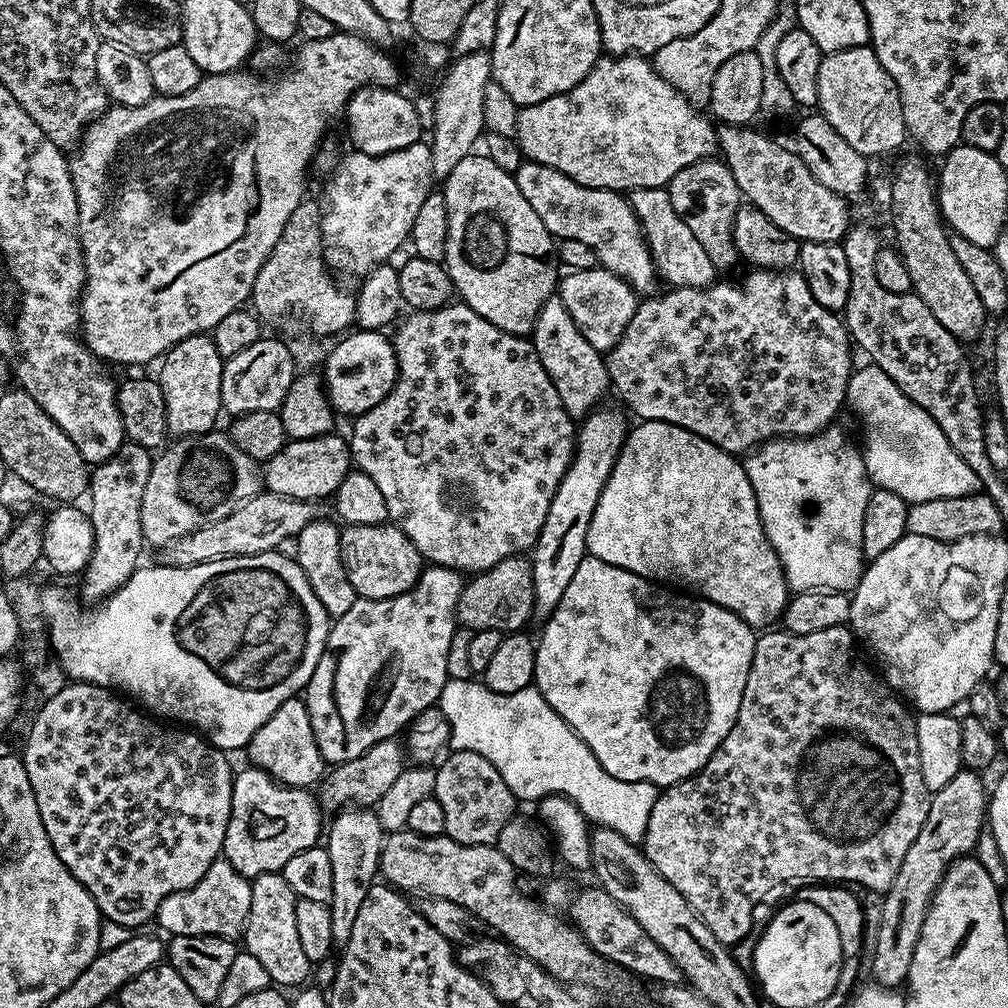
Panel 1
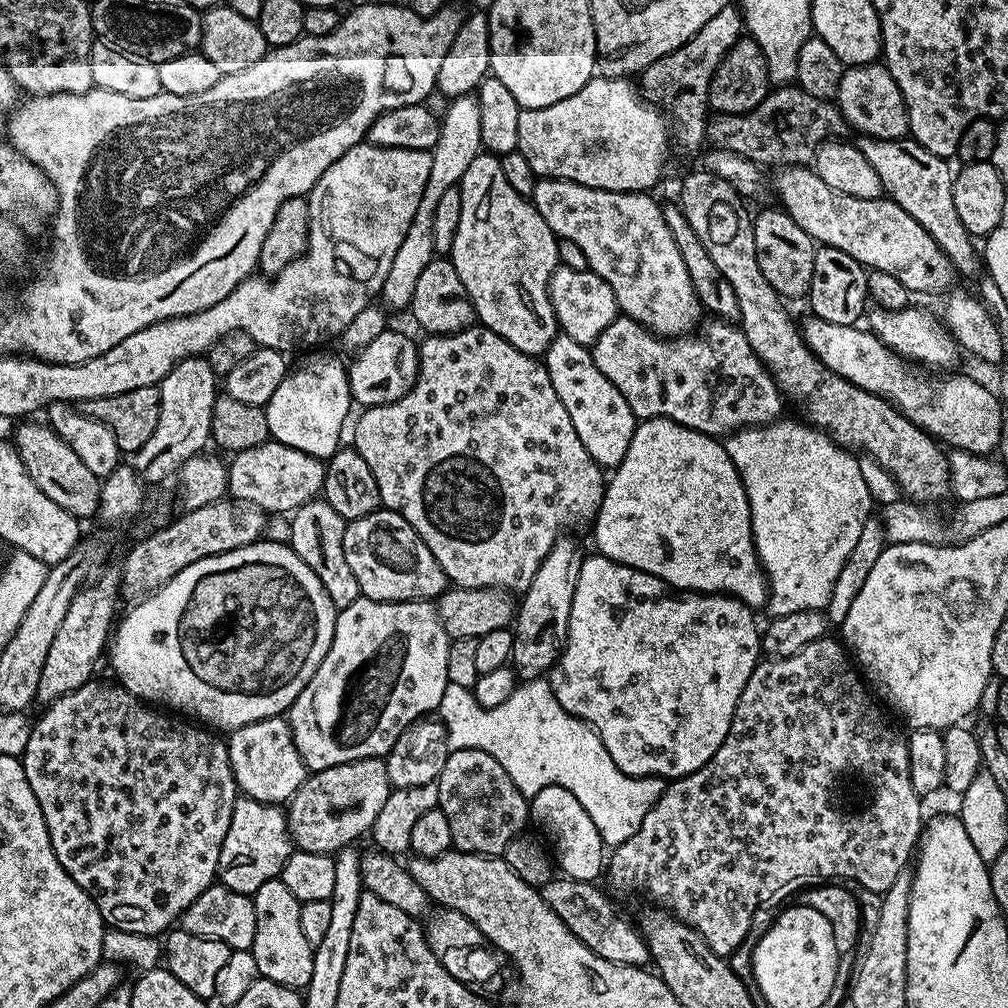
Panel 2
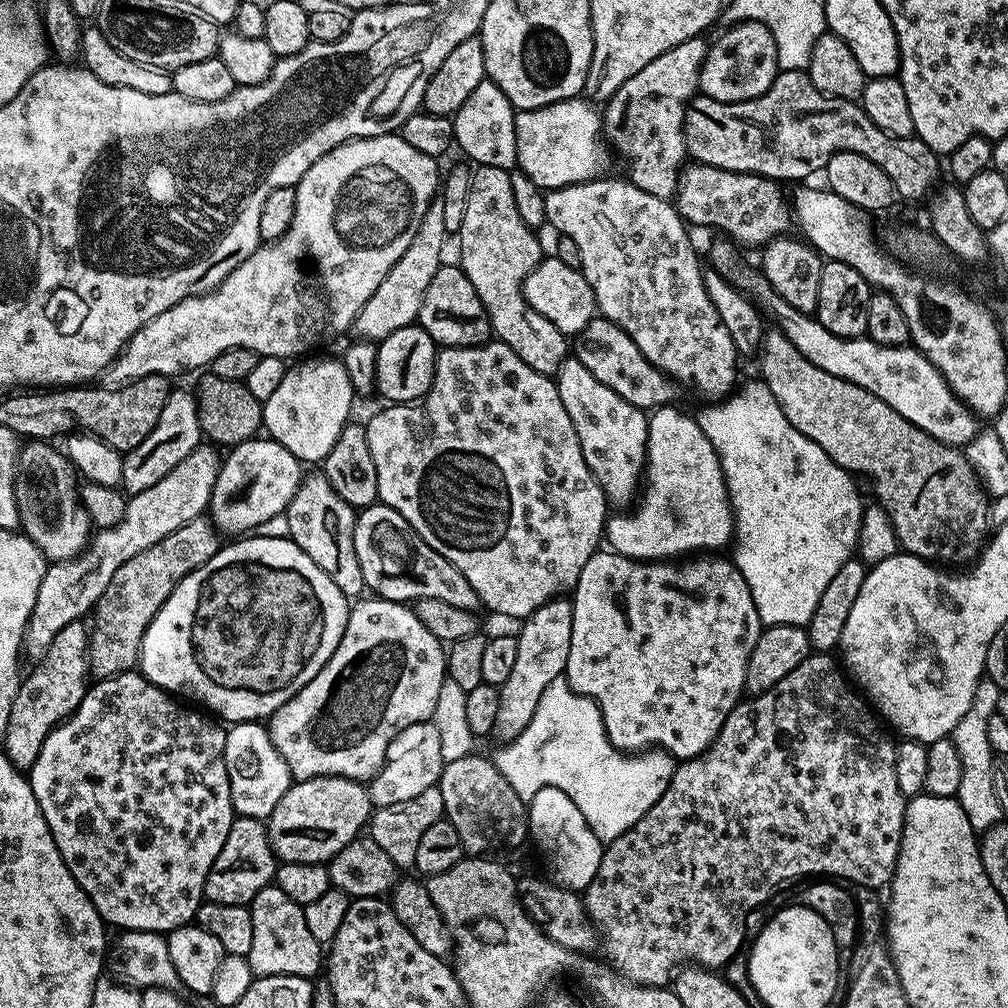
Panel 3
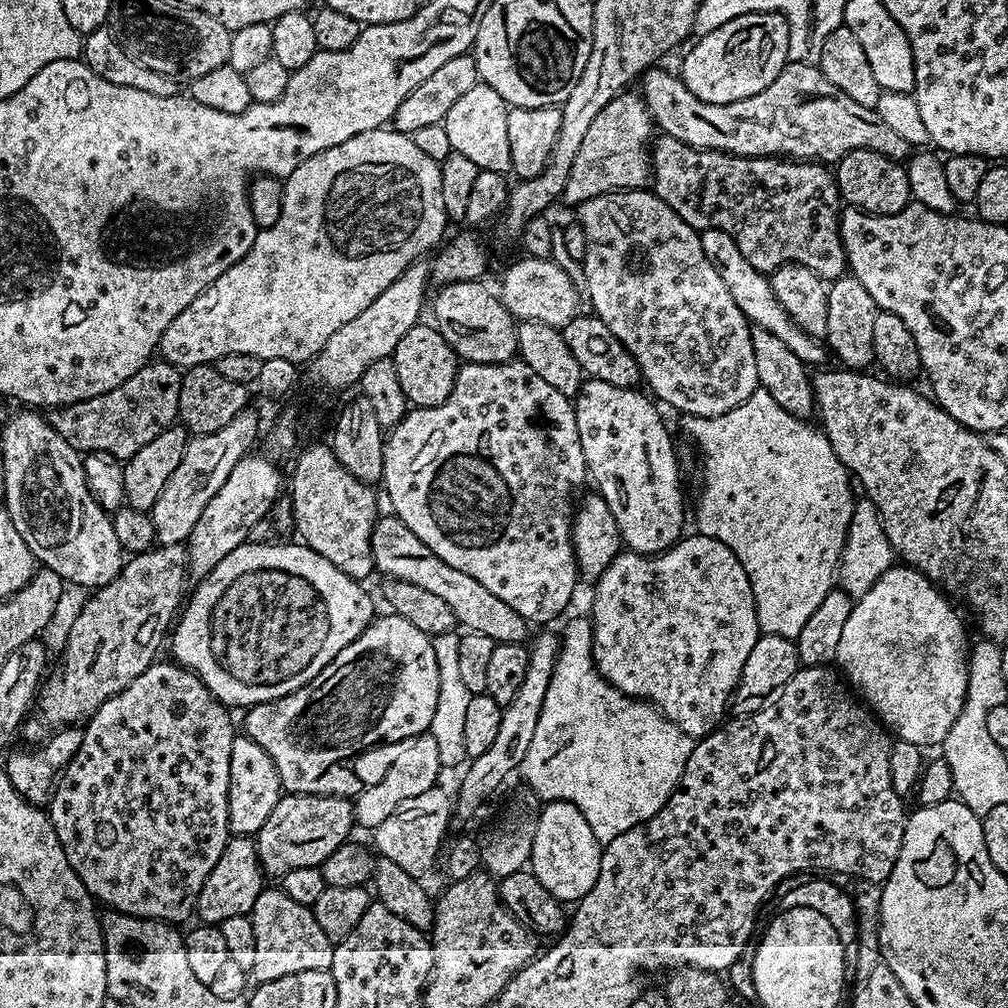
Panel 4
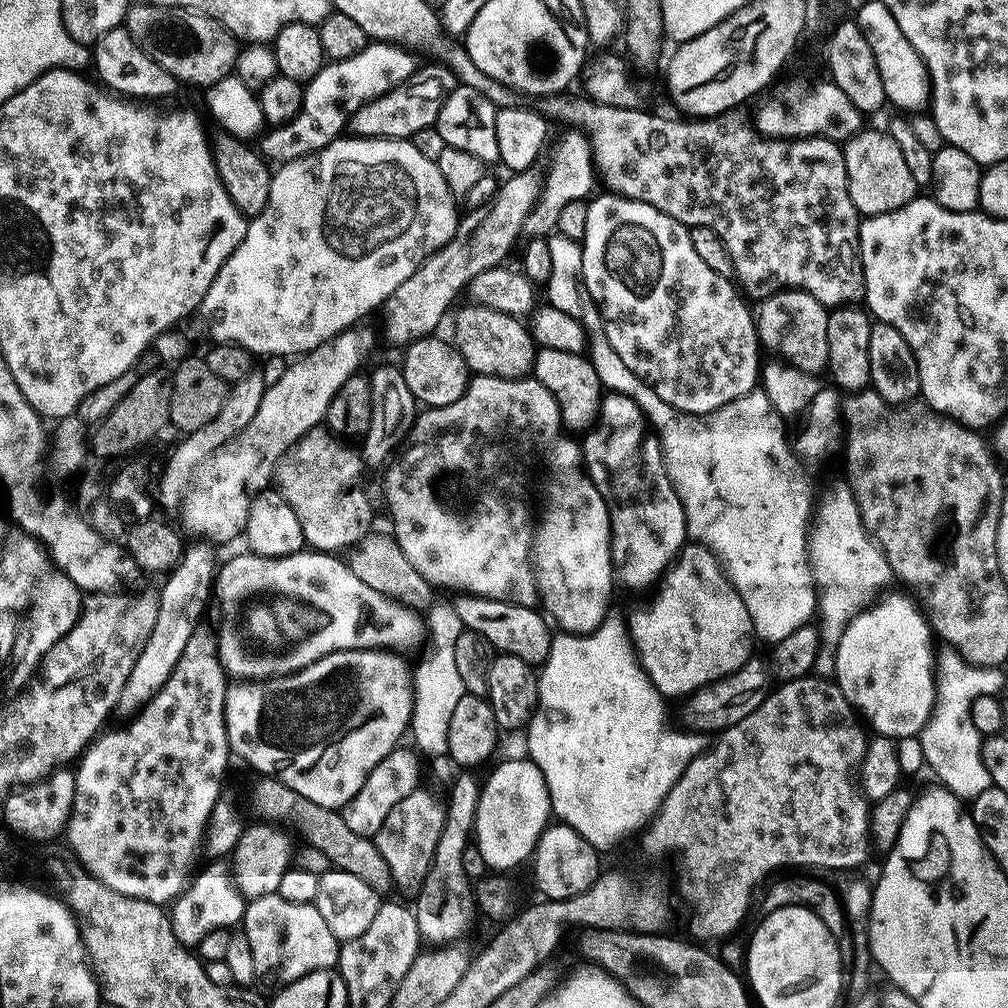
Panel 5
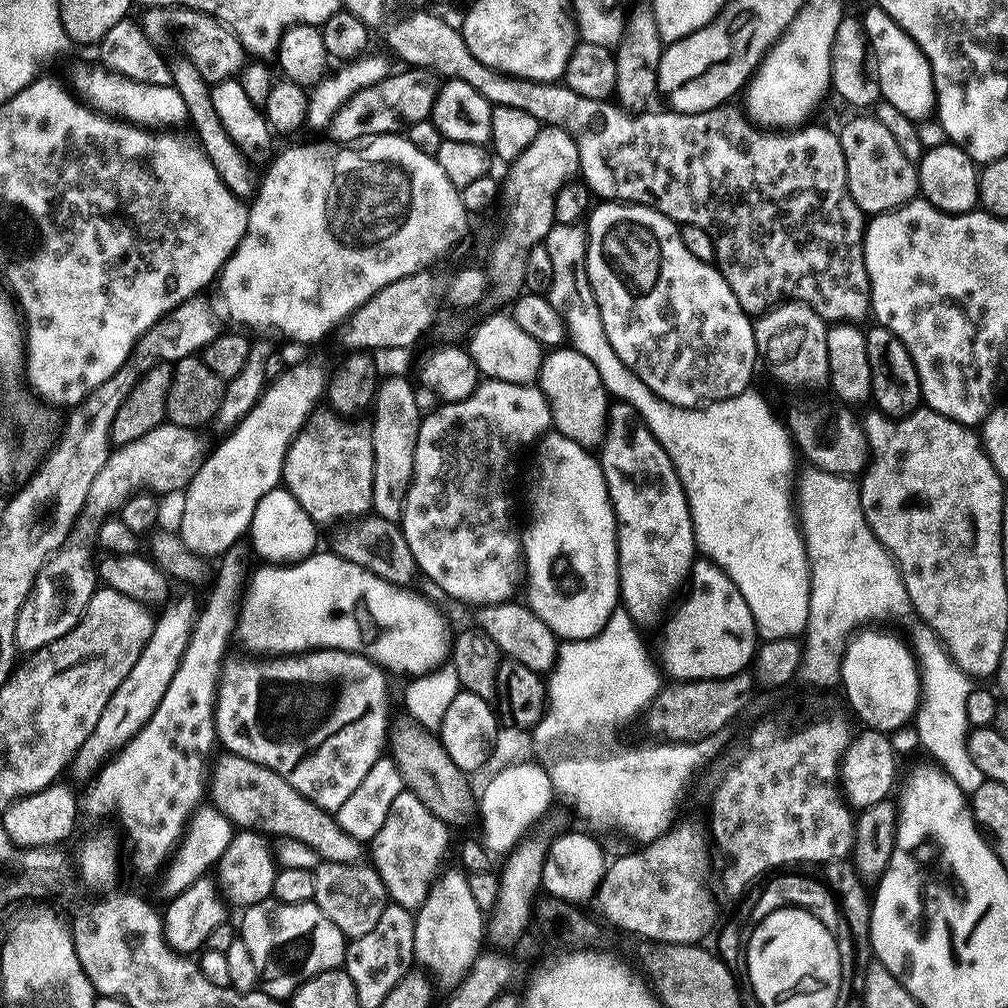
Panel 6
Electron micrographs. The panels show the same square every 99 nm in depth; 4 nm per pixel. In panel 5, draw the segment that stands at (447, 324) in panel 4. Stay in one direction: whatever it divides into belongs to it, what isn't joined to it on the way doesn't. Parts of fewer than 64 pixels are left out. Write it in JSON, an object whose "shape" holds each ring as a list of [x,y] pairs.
{"shape":[[[468,302],[465,308],[458,308],[455,309],[454,343],[473,373],[514,380],[527,377],[532,372],[538,348],[532,339],[531,331],[525,325],[523,328],[520,325],[523,323],[517,317],[475,302]]]}

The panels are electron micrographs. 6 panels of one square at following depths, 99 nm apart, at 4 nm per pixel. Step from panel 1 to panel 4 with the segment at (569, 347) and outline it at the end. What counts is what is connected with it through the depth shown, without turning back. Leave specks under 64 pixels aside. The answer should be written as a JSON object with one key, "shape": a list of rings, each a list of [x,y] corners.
{"shape":[[[595,378],[585,379],[581,384],[578,395],[574,400],[576,409],[576,425],[578,426],[578,438],[582,442],[582,454],[587,471],[596,479],[598,494],[606,502],[606,506],[610,510],[610,514],[614,514],[614,522],[620,531],[620,538],[623,547],[629,552],[639,553],[641,556],[651,557],[653,554],[665,552],[667,548],[671,548],[677,540],[681,539],[684,528],[684,494],[680,490],[680,472],[676,466],[676,450],[672,446],[672,436],[668,433],[666,425],[660,421],[660,412],[651,404],[653,401],[647,395],[636,392],[635,387],[623,388],[622,386],[610,386],[610,382],[602,382]]]}

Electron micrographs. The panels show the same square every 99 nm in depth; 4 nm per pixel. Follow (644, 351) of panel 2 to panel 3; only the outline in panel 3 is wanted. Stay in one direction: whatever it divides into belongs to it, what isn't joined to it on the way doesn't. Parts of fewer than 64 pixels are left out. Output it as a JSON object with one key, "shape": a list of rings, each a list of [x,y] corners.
{"shape":[[[597,318],[589,322],[574,337],[574,358],[602,382],[602,386],[610,386],[614,394],[626,398],[630,406],[655,410],[673,403],[678,384],[671,376],[665,375],[654,367],[638,350],[634,339],[614,322],[605,318]]]}

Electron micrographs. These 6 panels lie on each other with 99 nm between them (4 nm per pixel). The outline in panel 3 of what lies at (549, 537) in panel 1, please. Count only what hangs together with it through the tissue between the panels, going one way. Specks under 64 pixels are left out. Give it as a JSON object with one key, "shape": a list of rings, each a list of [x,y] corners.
{"shape":[[[568,598],[548,600],[538,610],[523,617],[520,632],[515,633],[518,642],[518,654],[514,658],[514,667],[510,678],[499,685],[500,705],[496,719],[495,735],[507,742],[518,738],[526,726],[530,726],[530,718],[534,718],[534,710],[538,710],[538,701],[542,699],[546,686],[550,682],[564,676],[566,658],[570,658],[570,634],[572,633],[572,602]]]}

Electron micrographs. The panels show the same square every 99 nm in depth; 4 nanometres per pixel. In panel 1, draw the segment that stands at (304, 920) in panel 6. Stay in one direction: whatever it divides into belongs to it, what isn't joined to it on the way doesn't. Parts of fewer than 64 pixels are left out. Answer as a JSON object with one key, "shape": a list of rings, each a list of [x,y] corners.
{"shape":[[[267,872],[252,880],[250,914],[242,933],[243,947],[266,969],[269,981],[281,989],[295,989],[303,985],[308,971],[314,966],[306,958],[302,945],[298,943],[298,930],[294,926],[294,906],[297,897],[280,872]]]}

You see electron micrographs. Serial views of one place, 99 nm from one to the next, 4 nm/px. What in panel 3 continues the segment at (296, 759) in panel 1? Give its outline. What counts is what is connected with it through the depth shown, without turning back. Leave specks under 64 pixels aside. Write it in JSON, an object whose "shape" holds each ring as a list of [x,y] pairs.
{"shape":[[[237,721],[227,729],[226,766],[232,809],[239,816],[266,820],[293,783],[285,759],[261,721]]]}

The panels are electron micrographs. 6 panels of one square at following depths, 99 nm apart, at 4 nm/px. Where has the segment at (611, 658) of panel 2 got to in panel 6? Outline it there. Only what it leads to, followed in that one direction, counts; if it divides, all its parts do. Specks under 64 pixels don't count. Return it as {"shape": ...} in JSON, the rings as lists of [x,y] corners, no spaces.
{"shape":[[[704,558],[697,559],[693,563],[691,588],[692,593],[677,612],[676,621],[672,624],[672,633],[668,636],[668,649],[664,652],[665,670],[676,682],[701,678],[724,680],[728,676],[736,676],[739,672],[745,671],[753,663],[758,647],[756,623],[750,614],[750,606],[746,606],[746,598],[742,598],[738,586],[734,586],[732,579],[721,568],[717,568],[715,564]]]}

